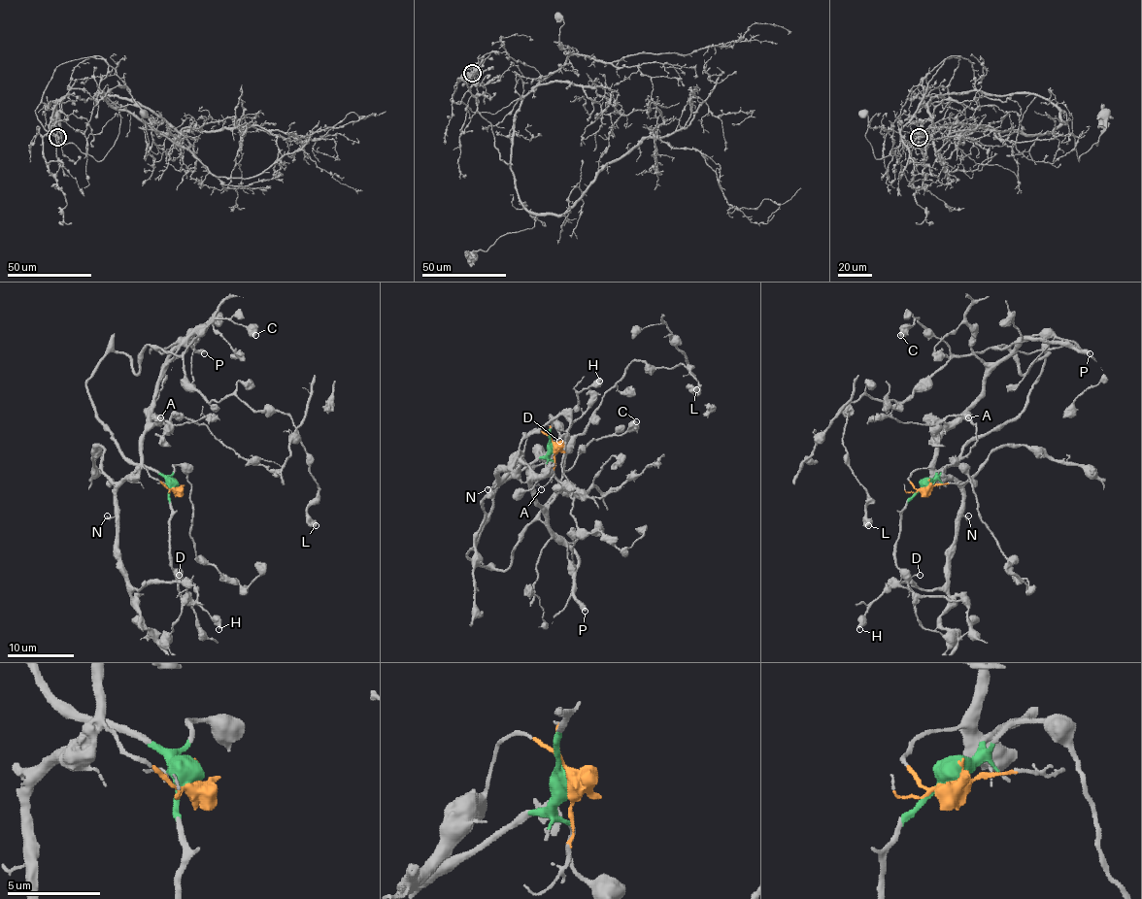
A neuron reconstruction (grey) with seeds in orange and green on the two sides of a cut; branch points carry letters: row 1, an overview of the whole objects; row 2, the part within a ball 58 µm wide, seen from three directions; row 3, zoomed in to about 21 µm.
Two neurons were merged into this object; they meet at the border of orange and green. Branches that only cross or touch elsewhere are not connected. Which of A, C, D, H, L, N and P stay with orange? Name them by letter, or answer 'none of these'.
A, H, N, P

